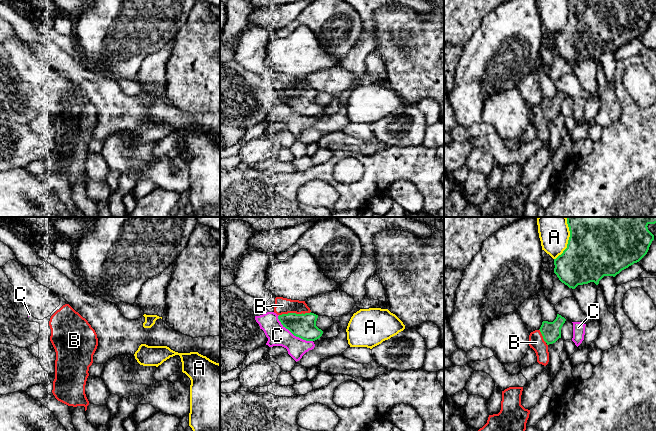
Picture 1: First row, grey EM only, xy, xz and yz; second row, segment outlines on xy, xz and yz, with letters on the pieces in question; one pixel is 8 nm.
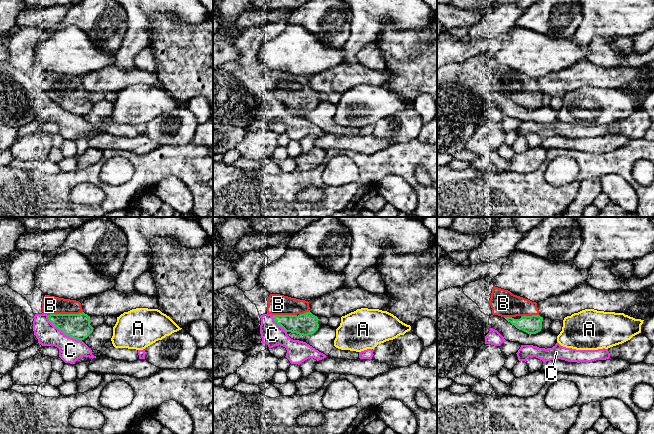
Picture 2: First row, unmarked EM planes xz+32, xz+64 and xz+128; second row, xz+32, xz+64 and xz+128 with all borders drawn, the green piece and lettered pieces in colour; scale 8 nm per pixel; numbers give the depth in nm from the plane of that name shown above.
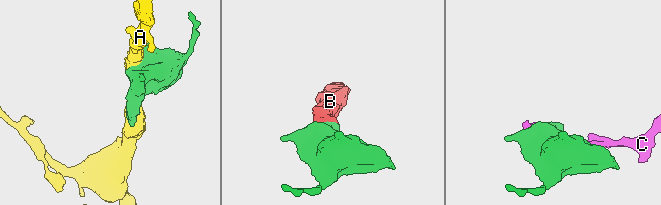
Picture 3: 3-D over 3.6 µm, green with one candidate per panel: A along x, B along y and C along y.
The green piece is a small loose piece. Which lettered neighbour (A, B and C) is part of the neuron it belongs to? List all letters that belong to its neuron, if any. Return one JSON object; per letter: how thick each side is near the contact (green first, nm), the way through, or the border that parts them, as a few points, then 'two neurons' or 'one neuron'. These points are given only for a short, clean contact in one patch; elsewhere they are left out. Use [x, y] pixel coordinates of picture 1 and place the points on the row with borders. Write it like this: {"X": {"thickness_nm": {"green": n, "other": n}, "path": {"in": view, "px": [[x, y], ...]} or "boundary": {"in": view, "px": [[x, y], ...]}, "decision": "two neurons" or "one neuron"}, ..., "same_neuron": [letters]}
{"A": {"thickness_nm": {"green": 500, "other": 240}, "decision": "two neurons"}, "B": {"thickness_nm": {"green": 190, "other": 130}, "path": {"in": "xz", "px": [[303, 326], [294, 313], [282, 305]]}, "decision": "one neuron"}, "C": {"thickness_nm": {"green": 190, "other": 170}, "decision": "two neurons"}, "same_neuron": ["B"]}

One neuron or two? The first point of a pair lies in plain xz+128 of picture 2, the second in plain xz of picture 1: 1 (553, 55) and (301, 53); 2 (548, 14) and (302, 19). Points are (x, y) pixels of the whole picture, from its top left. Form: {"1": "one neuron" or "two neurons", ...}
{"1": "one neuron", "2": "one neuron"}

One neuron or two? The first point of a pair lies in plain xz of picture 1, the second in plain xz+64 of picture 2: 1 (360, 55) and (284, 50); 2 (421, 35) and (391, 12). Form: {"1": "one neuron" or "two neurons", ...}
{"1": "two neurons", "2": "two neurons"}

